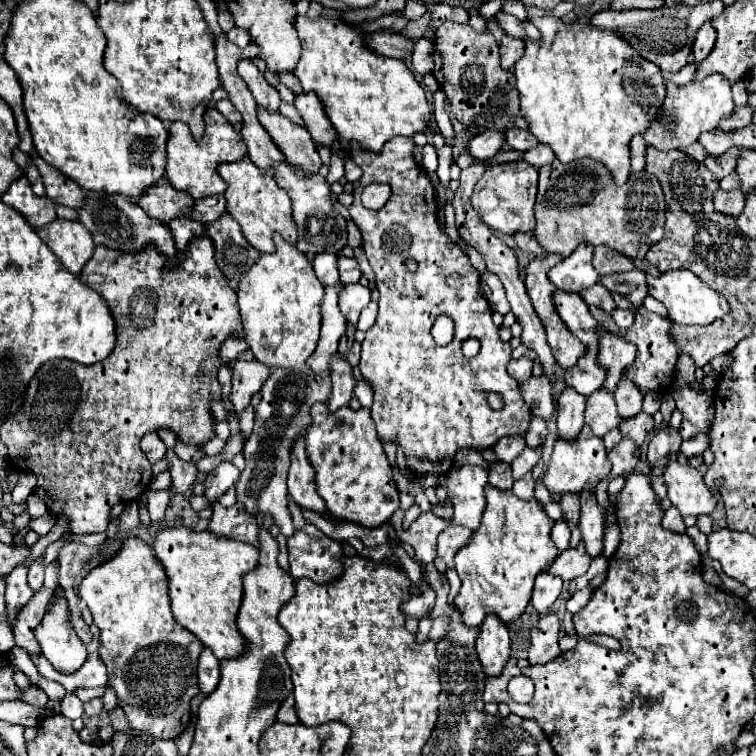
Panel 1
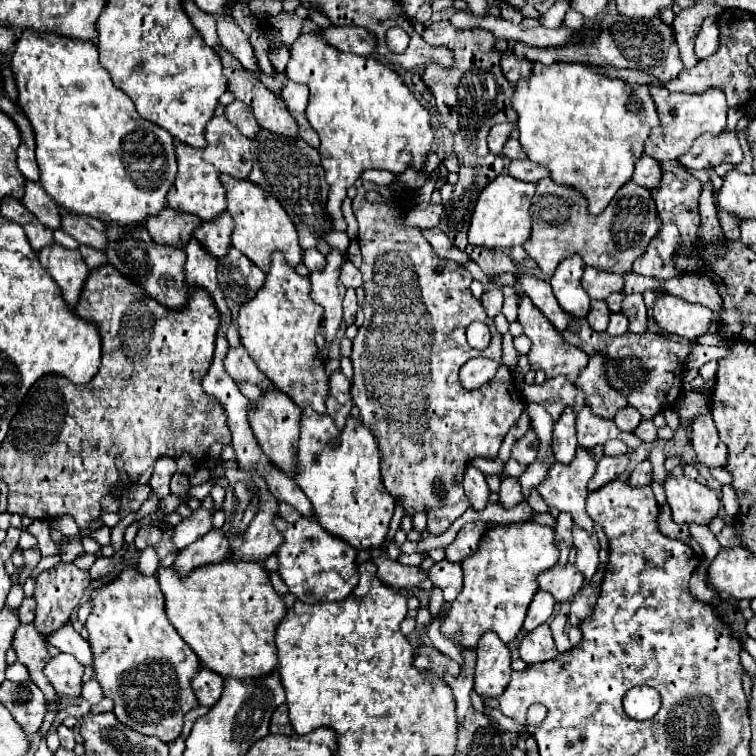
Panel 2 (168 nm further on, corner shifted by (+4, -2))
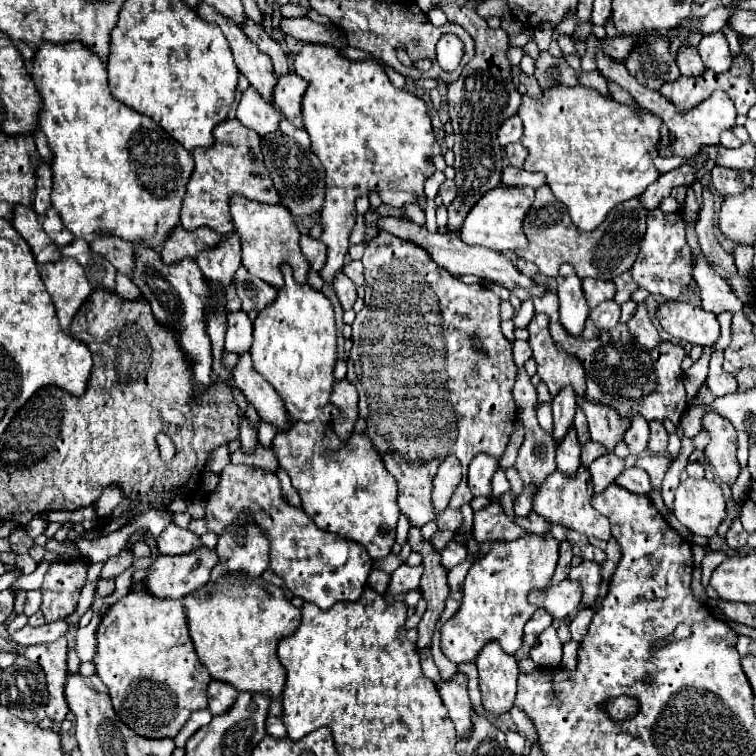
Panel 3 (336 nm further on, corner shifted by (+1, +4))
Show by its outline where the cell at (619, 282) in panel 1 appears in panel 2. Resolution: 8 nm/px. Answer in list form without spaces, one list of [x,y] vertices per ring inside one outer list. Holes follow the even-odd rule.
[[[626,294],[622,302],[622,314],[630,320],[630,330],[632,332],[644,332],[646,330],[646,306],[642,300],[642,294]]]

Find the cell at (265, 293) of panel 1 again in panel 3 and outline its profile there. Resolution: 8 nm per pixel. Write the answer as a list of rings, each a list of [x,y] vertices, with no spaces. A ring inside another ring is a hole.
[[[283,264],[281,272],[285,286],[279,290],[275,302],[269,304],[253,324],[253,364],[283,398],[285,410],[293,422],[319,420],[329,424],[339,414],[339,408],[329,400],[335,384],[333,368],[337,362],[333,306],[323,292],[313,290],[309,284],[297,286],[289,264]]]

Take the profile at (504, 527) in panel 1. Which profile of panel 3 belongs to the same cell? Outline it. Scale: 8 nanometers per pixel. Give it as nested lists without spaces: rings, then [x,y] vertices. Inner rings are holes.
[[[527,534],[515,542],[493,544],[493,548],[483,558],[479,558],[471,566],[471,570],[467,572],[465,582],[463,582],[463,600],[461,600],[459,612],[441,626],[441,650],[443,650],[443,654],[455,664],[473,662],[485,644],[499,642],[499,646],[507,654],[513,656],[521,648],[523,626],[527,624],[527,620],[537,610],[527,602],[527,596],[531,590],[543,590],[551,584],[551,576],[553,576],[555,566],[557,566],[557,548],[559,548],[559,542],[551,534],[547,534],[545,538],[537,536],[537,534]]]

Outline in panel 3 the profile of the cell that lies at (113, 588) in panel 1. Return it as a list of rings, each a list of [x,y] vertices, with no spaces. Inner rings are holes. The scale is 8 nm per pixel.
[[[143,582],[133,584],[133,592],[113,604],[97,628],[97,648],[93,658],[97,676],[109,688],[113,708],[121,722],[145,738],[175,738],[195,710],[207,708],[207,686],[211,676],[199,662],[193,648],[185,608],[179,600],[159,600],[143,590]]]

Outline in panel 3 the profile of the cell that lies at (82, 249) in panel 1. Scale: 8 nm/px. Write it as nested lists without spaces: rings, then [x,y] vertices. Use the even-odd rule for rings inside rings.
[[[63,258],[55,264],[43,264],[39,272],[55,304],[59,326],[67,330],[75,312],[83,306],[87,296],[91,296],[91,284],[85,278],[81,264],[71,258]]]

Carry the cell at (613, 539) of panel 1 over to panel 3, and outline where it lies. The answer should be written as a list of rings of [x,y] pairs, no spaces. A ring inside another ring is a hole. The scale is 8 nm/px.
[[[613,452],[611,454],[603,454],[599,456],[595,462],[589,464],[589,474],[591,474],[591,482],[595,492],[603,492],[609,484],[615,482],[615,478],[625,470],[625,462],[621,458],[617,458]]]

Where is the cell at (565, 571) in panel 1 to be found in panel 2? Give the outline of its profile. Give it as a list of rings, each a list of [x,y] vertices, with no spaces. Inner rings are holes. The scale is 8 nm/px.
[[[570,562],[566,566],[556,564],[538,576],[540,590],[552,592],[556,602],[564,602],[570,596],[574,596],[582,588],[582,584],[584,584],[584,578],[580,578],[580,570],[576,570],[574,564]]]

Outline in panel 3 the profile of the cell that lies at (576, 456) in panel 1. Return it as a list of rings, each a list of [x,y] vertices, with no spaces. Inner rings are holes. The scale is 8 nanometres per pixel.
[[[581,466],[579,472],[573,478],[567,478],[561,472],[553,472],[547,478],[547,482],[537,488],[533,510],[539,516],[543,516],[549,522],[549,526],[561,524],[567,530],[575,530],[575,532],[585,534],[585,536],[595,536],[595,538],[601,538],[601,540],[609,540],[611,538],[609,520],[591,506],[591,496],[593,496],[591,476],[589,476],[585,466]]]

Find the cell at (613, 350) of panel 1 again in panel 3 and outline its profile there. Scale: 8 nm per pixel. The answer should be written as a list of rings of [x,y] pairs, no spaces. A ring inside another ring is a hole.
[[[579,398],[577,404],[589,420],[591,442],[599,442],[607,448],[607,452],[613,452],[613,448],[623,440],[627,432],[627,420],[623,420],[613,408],[589,402],[585,398]]]

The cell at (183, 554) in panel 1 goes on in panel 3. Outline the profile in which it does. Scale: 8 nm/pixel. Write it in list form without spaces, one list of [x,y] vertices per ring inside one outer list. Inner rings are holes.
[[[227,576],[219,580],[215,594],[189,594],[181,602],[197,656],[213,680],[227,682],[239,692],[257,692],[269,698],[281,696],[285,668],[277,658],[277,644],[285,636],[291,636],[301,624],[301,610],[287,600],[281,588],[261,578],[245,582],[239,576],[235,576],[235,580]]]

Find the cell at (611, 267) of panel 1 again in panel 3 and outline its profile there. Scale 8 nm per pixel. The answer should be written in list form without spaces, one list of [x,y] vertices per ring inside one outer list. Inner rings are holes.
[[[585,278],[583,280],[583,294],[585,294],[585,300],[587,300],[589,308],[593,310],[597,304],[601,304],[605,300],[613,300],[613,296],[615,296],[615,284],[607,282],[607,280]]]

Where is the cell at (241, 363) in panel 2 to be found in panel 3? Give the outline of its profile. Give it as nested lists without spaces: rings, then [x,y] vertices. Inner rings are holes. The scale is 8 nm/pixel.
[[[239,310],[239,312],[229,312],[227,314],[227,336],[225,336],[225,350],[241,354],[247,352],[253,342],[253,322],[249,316]]]

